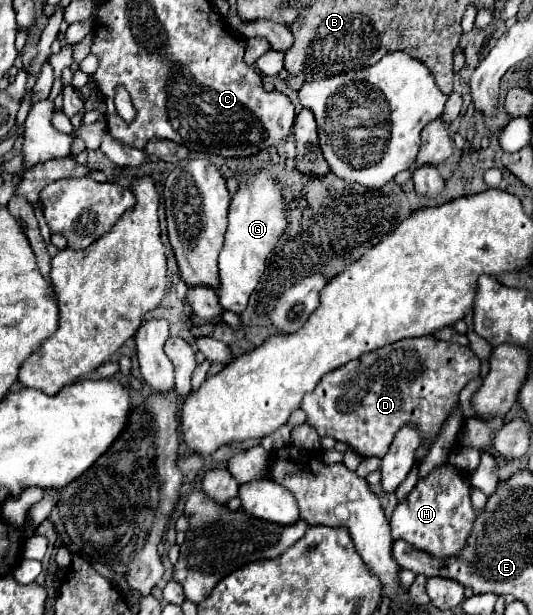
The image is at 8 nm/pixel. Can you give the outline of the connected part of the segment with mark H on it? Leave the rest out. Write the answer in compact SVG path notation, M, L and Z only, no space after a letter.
M440 465L432 469L426 477L420 477L408 497L396 505L390 517L392 537L404 539L412 547L426 551L428 555L438 559L458 557L468 545L468 537L478 517L478 511L470 501L470 491L472 485L468 473L452 465Z

